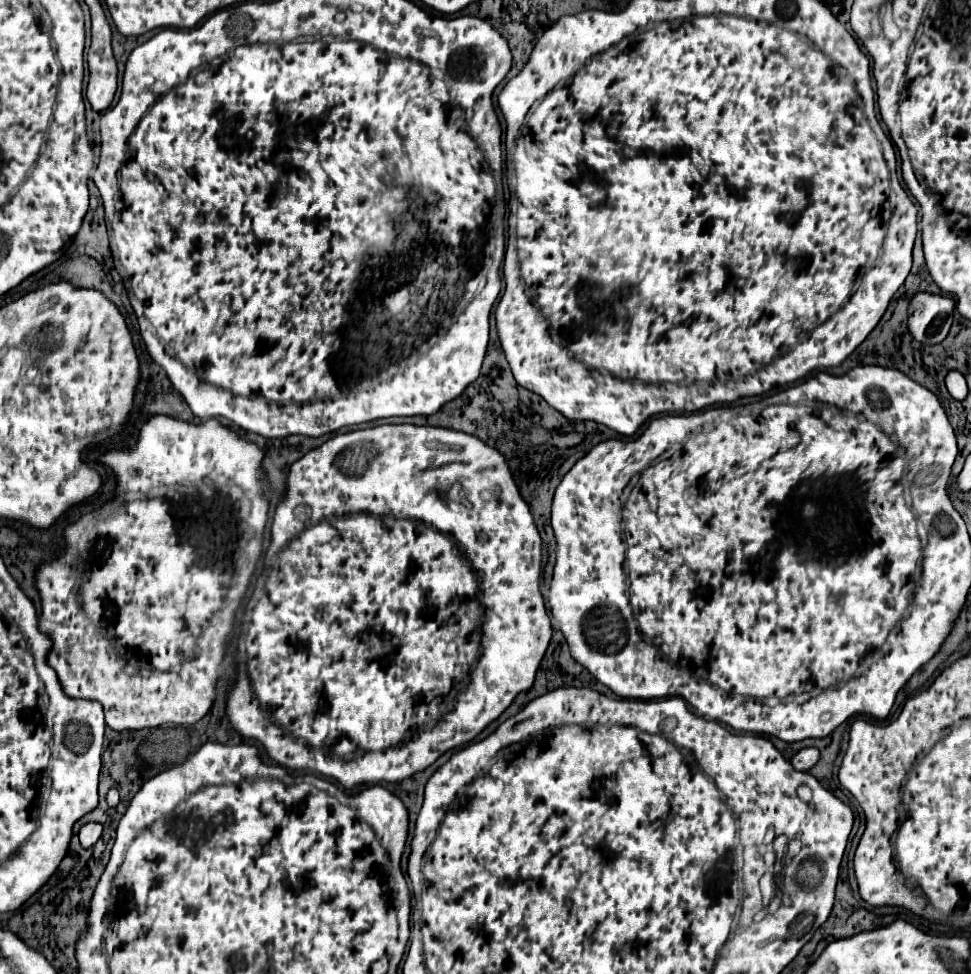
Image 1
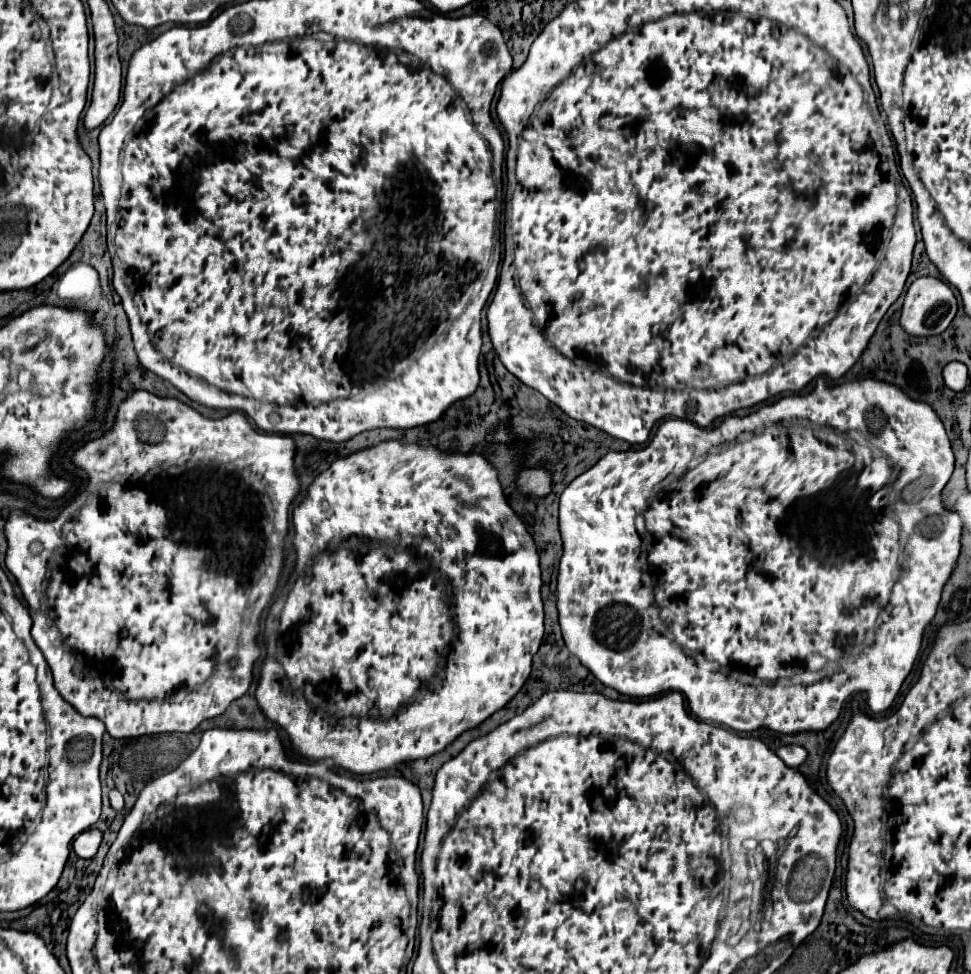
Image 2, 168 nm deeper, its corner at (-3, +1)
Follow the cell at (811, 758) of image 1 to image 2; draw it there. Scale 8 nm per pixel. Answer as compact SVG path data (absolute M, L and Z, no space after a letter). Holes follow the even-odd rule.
M781 746L777 750L777 756L791 768L801 766L807 760L807 750L803 746Z

